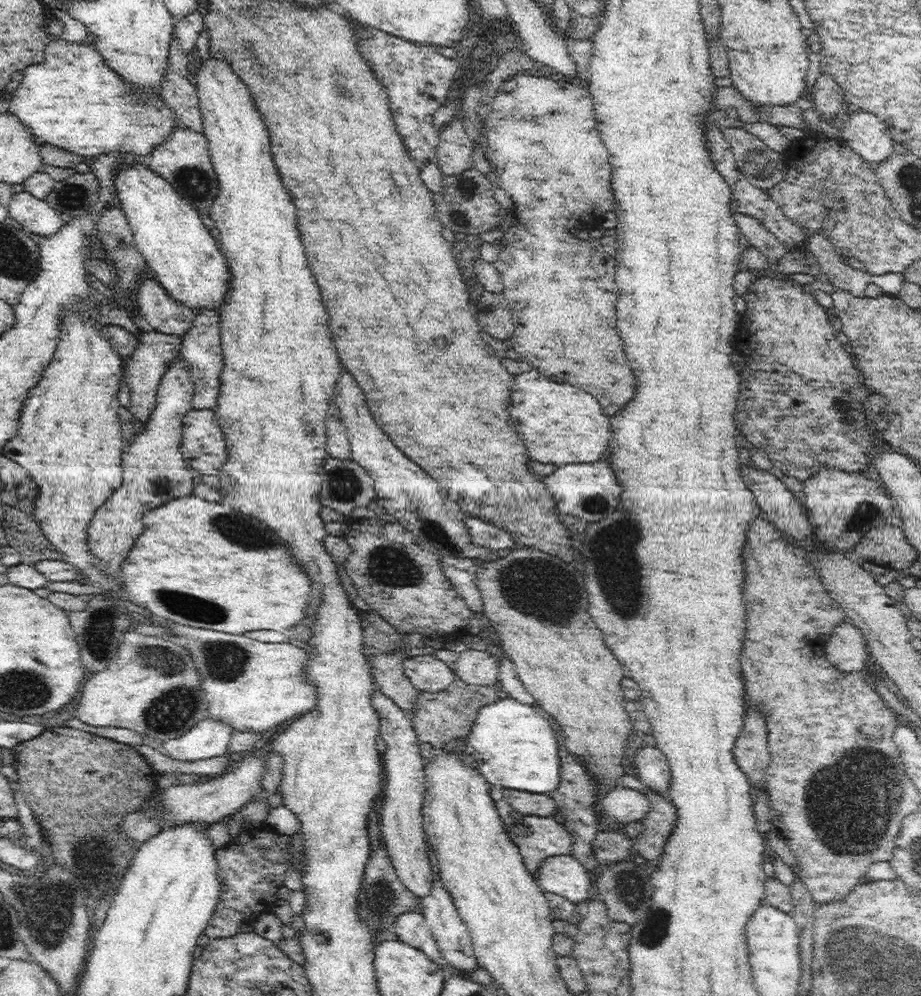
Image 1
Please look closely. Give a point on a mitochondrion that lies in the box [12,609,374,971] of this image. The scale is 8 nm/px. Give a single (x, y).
(47, 918)

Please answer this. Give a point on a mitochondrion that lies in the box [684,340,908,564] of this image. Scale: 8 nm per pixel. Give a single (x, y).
(865, 515)

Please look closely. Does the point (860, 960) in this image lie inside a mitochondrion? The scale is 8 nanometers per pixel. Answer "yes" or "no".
yes

